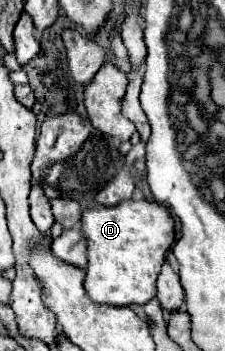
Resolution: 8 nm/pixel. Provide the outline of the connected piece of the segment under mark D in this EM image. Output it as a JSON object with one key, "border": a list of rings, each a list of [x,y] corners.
{"border":[[[123,201],[115,207],[93,207],[83,211],[81,219],[81,229],[87,235],[87,279],[85,279],[85,289],[89,297],[97,303],[107,303],[107,305],[145,305],[155,297],[155,281],[161,271],[161,265],[165,263],[165,253],[169,247],[175,243],[175,221],[171,213],[157,201]]]}

